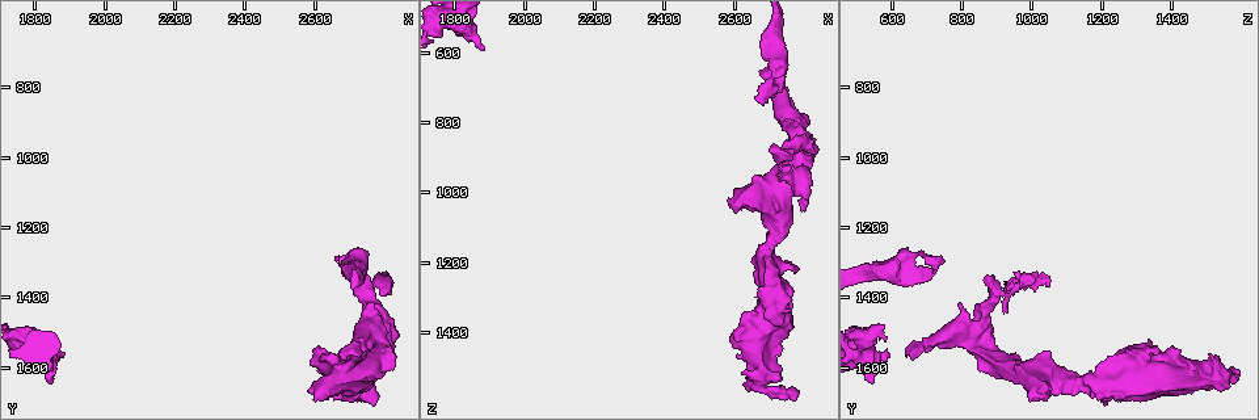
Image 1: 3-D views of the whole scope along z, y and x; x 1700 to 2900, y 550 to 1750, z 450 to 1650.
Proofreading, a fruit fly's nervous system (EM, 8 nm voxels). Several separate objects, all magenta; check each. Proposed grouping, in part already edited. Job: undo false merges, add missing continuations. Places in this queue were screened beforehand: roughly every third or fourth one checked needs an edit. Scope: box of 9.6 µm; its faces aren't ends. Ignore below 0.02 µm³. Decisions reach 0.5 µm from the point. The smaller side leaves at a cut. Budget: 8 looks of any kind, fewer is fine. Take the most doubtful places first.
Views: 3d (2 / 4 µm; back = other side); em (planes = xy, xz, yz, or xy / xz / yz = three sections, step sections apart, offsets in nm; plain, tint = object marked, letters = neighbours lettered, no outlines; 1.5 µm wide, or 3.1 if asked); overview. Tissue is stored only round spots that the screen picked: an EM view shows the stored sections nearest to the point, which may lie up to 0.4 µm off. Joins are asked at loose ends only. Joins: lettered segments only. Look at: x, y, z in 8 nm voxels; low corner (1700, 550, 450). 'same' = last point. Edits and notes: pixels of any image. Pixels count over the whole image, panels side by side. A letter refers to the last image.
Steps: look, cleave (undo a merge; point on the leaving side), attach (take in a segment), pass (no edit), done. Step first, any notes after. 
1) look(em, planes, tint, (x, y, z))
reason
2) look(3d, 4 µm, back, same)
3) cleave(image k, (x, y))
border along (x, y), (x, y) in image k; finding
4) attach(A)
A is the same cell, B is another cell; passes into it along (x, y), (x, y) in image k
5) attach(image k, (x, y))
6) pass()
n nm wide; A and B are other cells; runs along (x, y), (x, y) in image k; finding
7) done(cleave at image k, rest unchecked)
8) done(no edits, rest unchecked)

look(3d, 4 µm, (2800, 1530, 830))
three-way junction

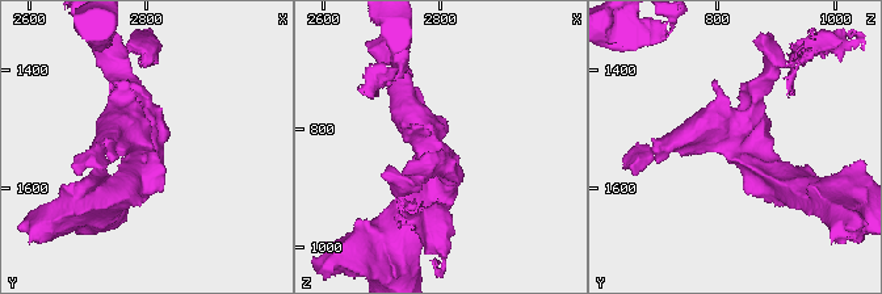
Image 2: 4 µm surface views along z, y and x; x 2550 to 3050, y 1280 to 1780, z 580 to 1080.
look(em, xz, step 4, letters, (2790, 1525, 830))
shape alone is not enough

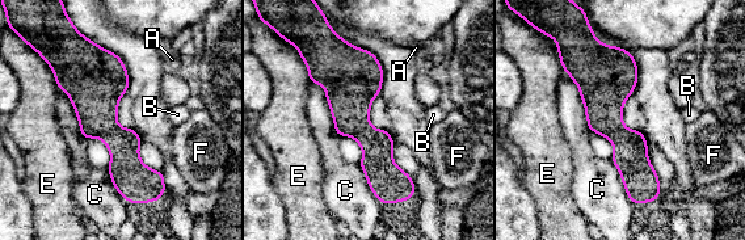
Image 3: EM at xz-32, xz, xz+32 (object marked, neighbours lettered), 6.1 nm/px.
look(em, planes, letters, same)
cut it another way

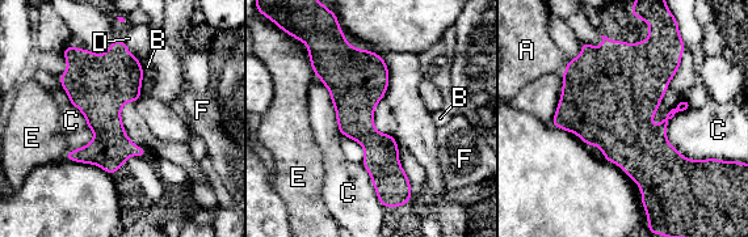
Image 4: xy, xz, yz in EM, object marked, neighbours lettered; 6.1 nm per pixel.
pass()
A, B, C, D, E and F are other cells; border along (688, 105), (667, 140), (707, 159) in image 4; continuous, no second neuron

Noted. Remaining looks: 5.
look(3d, 4 µm, back, (2810, 1370, 1050))
an open end

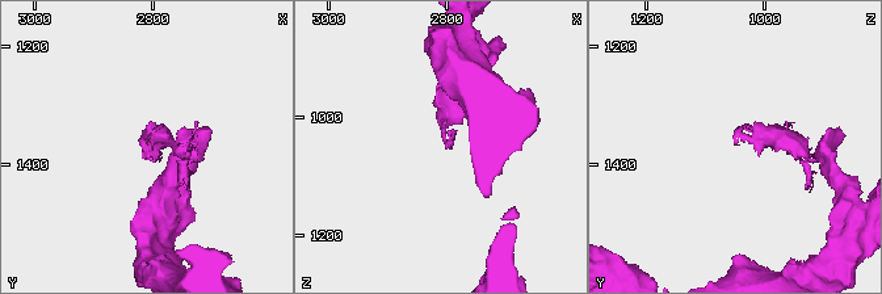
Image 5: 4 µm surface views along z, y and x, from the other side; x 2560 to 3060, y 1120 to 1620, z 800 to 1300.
look(em, planes, tint, (2800, 1365, 1055))
need the tissue

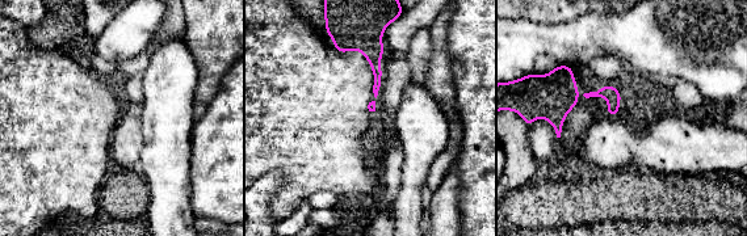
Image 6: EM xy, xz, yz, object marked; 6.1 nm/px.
look(em, planes, letters, same)
what lies round it

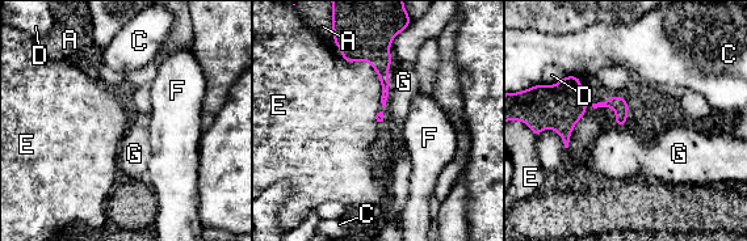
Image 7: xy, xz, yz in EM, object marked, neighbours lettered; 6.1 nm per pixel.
pass()
A, C, D, E, F and G are other cells; runs along (378, 47), (385, 80), (380, 118) in image 7; no lettered segment goes on from it

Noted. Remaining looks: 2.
look(em, xy, step 4, letters, (1870, 1560, 600))
stops while still wide

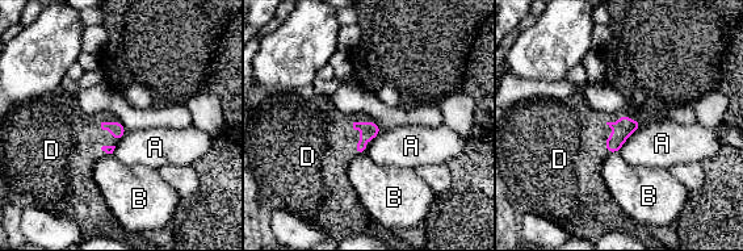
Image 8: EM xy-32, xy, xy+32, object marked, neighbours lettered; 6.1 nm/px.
look(em, planes, letters, same)

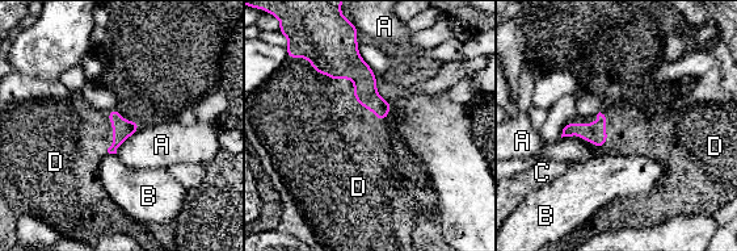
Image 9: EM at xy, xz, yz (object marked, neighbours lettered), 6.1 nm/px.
attach(D)
D is the same cell, A, B and C are other cells; passes into it along (332, 49), (354, 83), (325, 112) in image 9; it goes on there

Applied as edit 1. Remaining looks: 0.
done(attach at image 9, rest unchecked)

